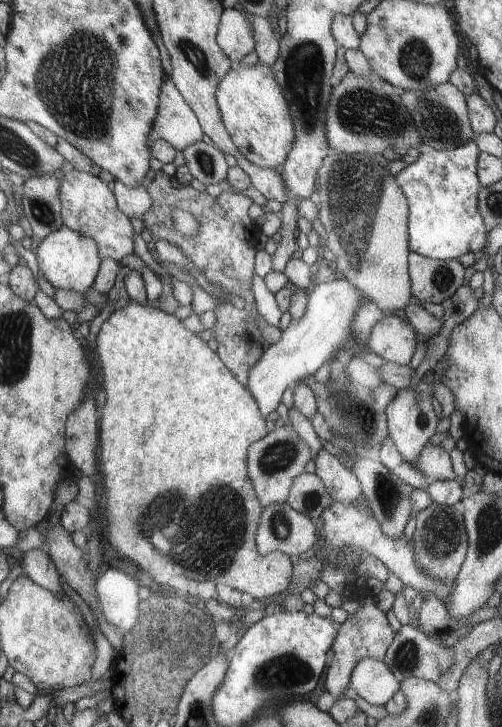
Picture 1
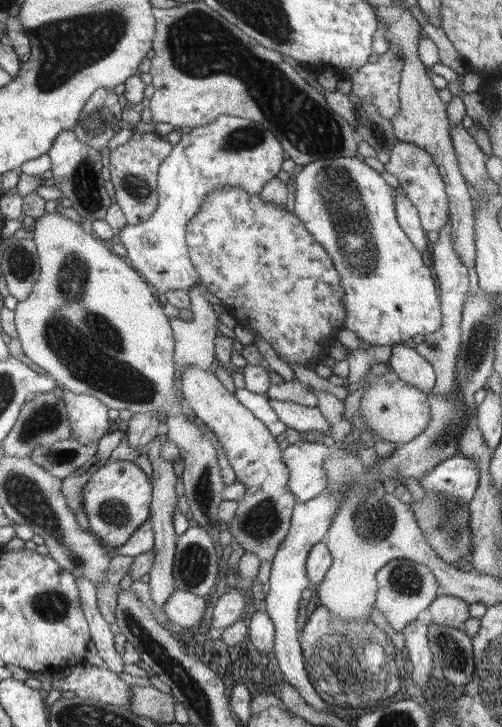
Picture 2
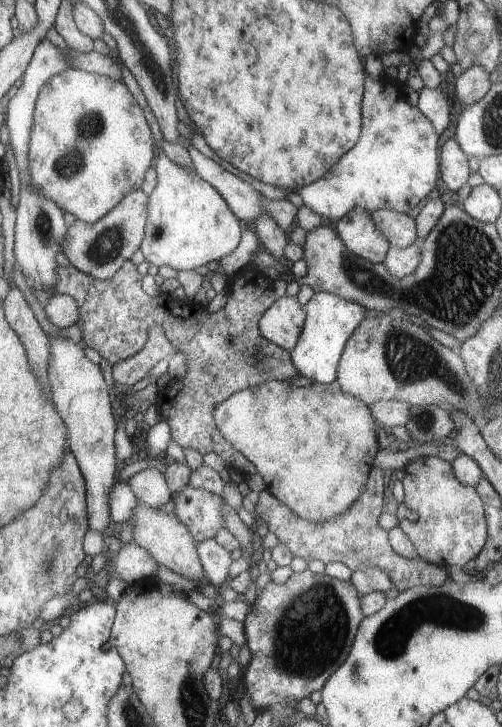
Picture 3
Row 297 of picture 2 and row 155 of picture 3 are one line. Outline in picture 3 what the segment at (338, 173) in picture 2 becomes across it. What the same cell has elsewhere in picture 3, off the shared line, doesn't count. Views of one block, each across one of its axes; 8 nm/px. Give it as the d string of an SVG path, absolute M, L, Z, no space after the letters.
M383 76L380 80L366 80L366 100L362 100L361 135L357 145L342 156L342 164L336 164L322 179L301 187L295 192L302 197L304 205L321 218L340 220L344 215L361 209L372 213L377 209L391 209L408 213L428 196L438 182L438 132L432 122L416 106L406 102L406 92L399 80Z

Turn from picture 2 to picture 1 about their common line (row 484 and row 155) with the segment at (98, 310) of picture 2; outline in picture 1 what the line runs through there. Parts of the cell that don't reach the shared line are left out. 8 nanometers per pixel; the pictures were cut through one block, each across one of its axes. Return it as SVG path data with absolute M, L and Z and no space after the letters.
M200 140L187 146L183 150L185 165L193 175L193 178L207 186L216 183L226 184L228 164L221 150L218 150L212 143L207 144Z

